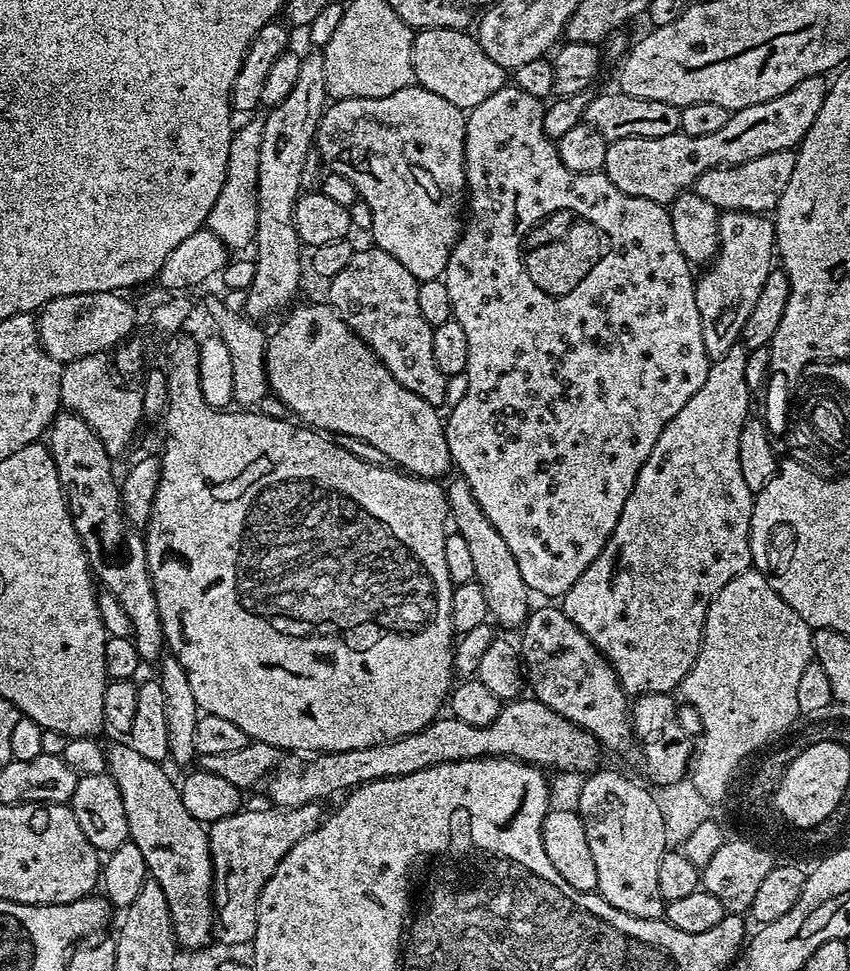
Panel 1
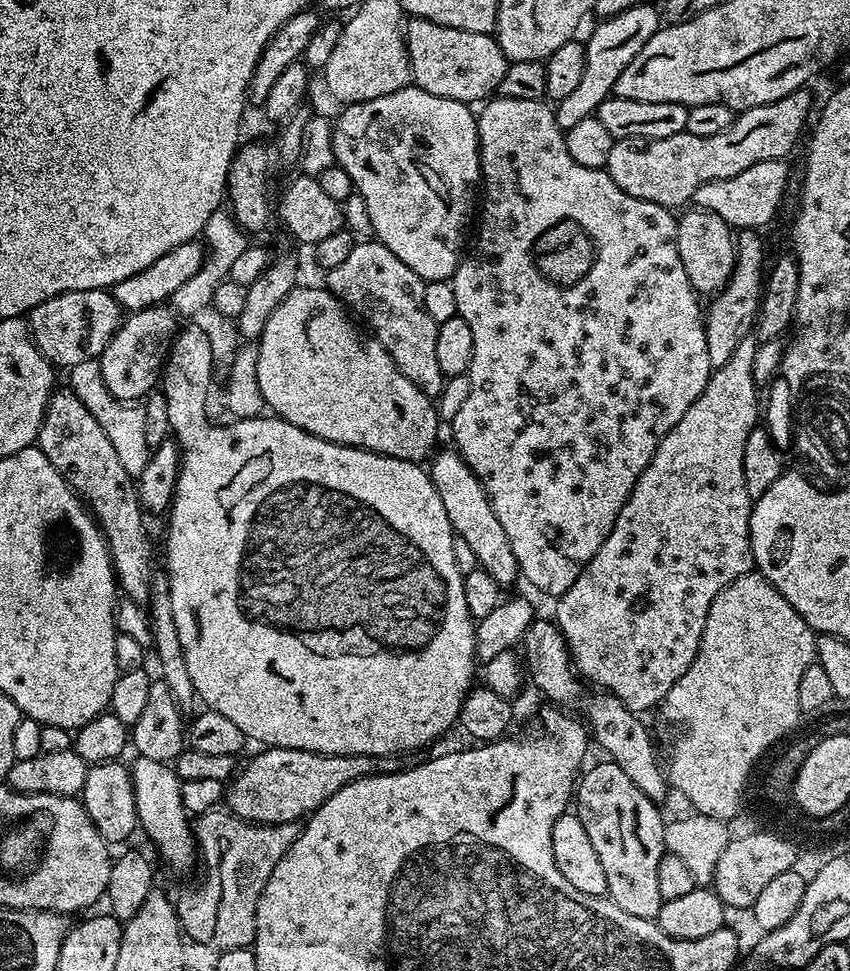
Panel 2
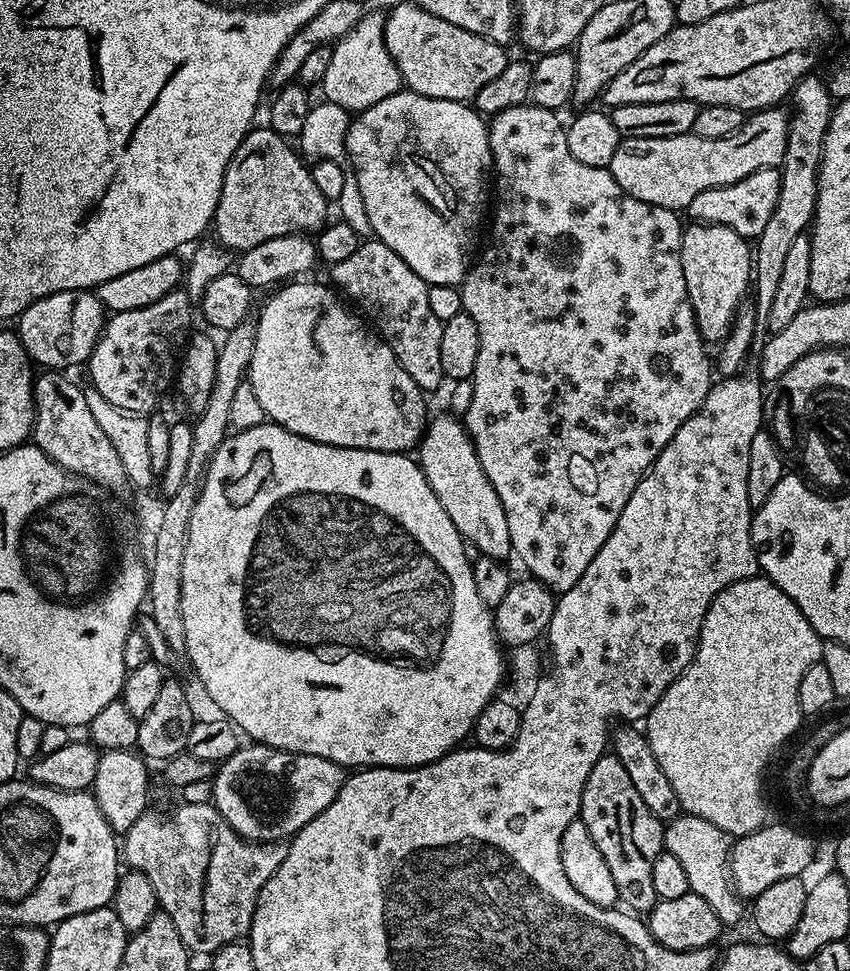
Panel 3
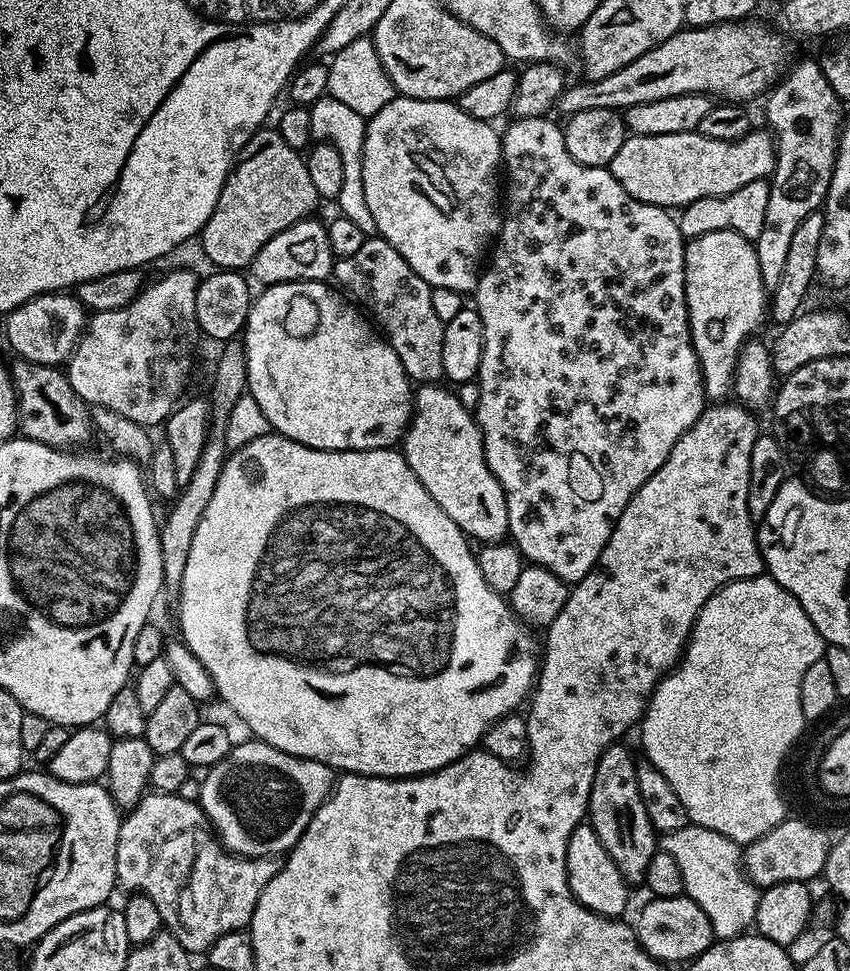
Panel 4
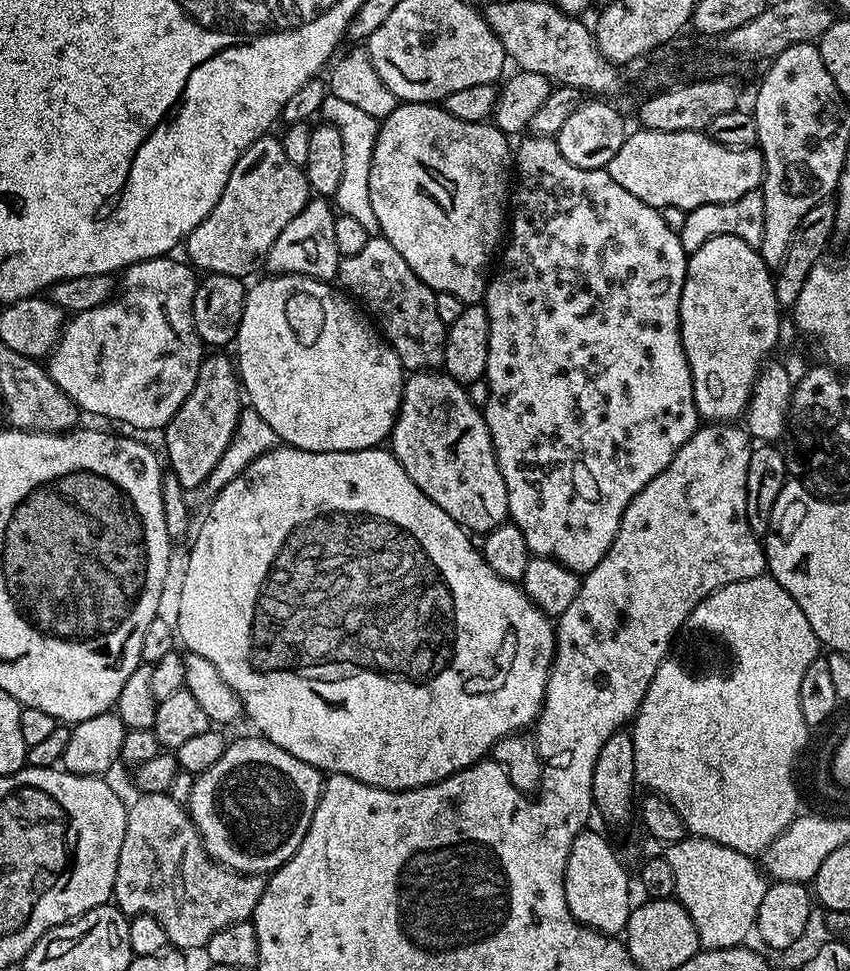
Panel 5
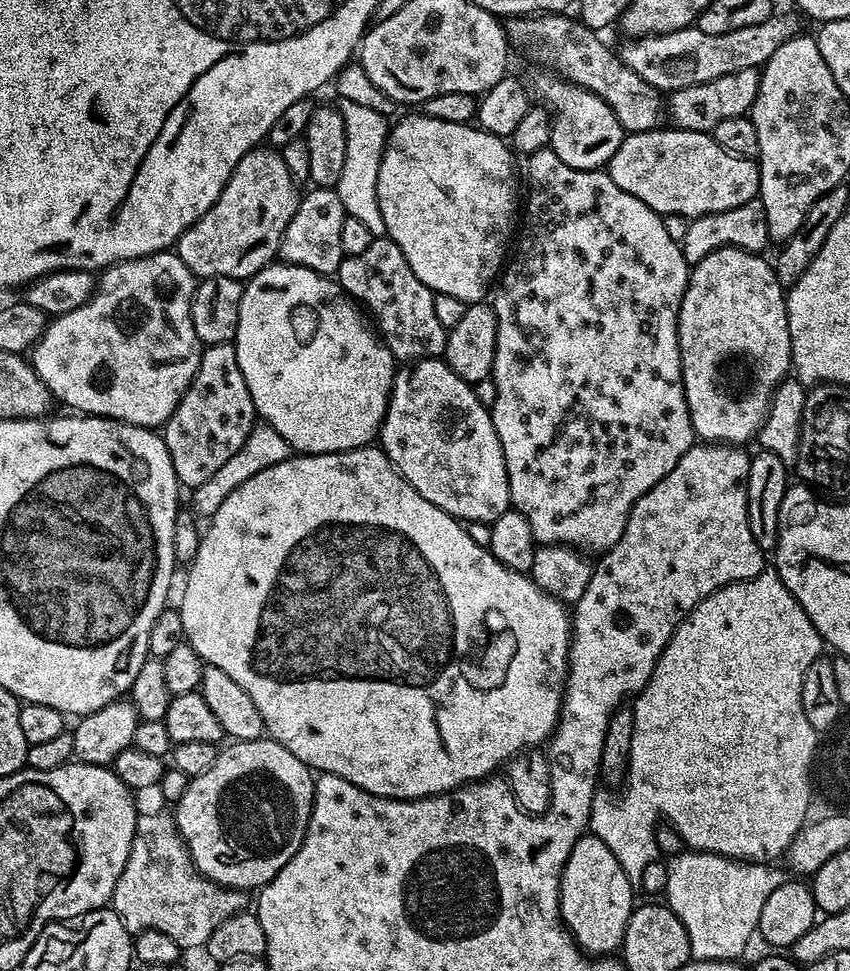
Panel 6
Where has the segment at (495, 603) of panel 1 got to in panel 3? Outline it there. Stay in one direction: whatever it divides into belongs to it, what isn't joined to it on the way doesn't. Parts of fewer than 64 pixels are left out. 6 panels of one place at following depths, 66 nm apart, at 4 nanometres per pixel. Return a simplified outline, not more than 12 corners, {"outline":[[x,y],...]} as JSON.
{"outline":[[433,415],[418,463],[481,555],[513,551],[505,508],[463,423]]}

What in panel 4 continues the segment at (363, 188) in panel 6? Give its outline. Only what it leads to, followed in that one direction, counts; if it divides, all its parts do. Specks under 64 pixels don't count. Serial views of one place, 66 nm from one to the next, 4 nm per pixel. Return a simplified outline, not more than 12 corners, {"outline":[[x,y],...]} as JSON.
{"outline":[[327,94],[308,108],[312,140],[342,154],[339,213],[378,230],[362,185],[365,116]]}

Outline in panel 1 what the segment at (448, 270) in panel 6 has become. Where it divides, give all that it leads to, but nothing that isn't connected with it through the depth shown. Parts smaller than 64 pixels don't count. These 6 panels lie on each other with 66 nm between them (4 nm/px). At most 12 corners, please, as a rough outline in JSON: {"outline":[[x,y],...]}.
{"outline":[[329,103],[314,144],[419,281],[462,231],[465,113]]}

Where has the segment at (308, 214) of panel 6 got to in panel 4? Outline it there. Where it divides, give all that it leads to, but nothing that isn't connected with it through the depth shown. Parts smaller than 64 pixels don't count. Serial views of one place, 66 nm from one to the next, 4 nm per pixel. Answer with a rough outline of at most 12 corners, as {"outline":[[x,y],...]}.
{"outline":[[305,218],[248,267],[261,287],[329,279],[327,227]]}

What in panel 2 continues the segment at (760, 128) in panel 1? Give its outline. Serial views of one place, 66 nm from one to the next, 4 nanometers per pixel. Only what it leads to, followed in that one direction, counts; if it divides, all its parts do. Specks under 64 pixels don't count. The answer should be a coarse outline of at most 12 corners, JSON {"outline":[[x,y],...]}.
{"outline":[[807,87],[714,138],[617,140],[606,170],[669,210],[754,162],[785,159],[776,123]]}

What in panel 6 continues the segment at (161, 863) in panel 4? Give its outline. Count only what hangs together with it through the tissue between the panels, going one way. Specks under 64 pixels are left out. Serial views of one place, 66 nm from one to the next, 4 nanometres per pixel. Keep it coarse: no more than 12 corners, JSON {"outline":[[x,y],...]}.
{"outline":[[164,812],[137,815],[110,907],[182,950],[249,907],[194,866]]}

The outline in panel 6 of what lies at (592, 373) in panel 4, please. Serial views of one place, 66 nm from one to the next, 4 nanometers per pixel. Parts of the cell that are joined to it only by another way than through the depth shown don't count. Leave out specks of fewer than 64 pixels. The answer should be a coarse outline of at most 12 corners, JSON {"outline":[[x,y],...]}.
{"outline":[[527,157],[491,409],[537,545],[603,554],[694,443],[690,265]]}

